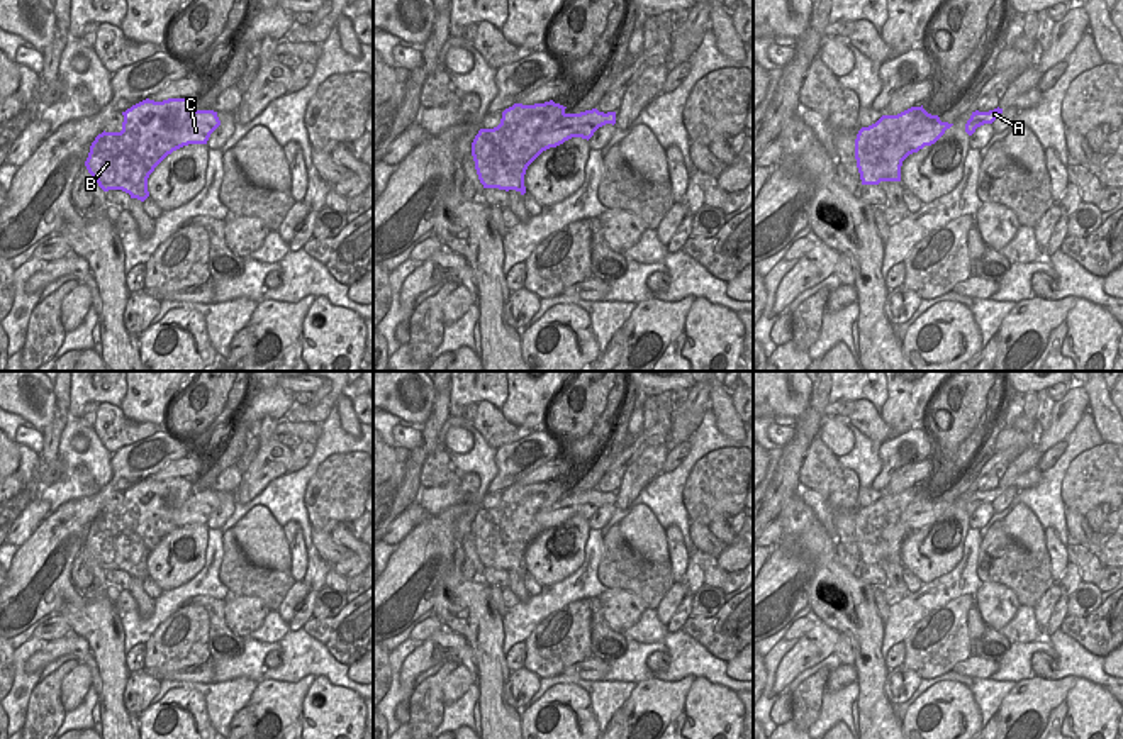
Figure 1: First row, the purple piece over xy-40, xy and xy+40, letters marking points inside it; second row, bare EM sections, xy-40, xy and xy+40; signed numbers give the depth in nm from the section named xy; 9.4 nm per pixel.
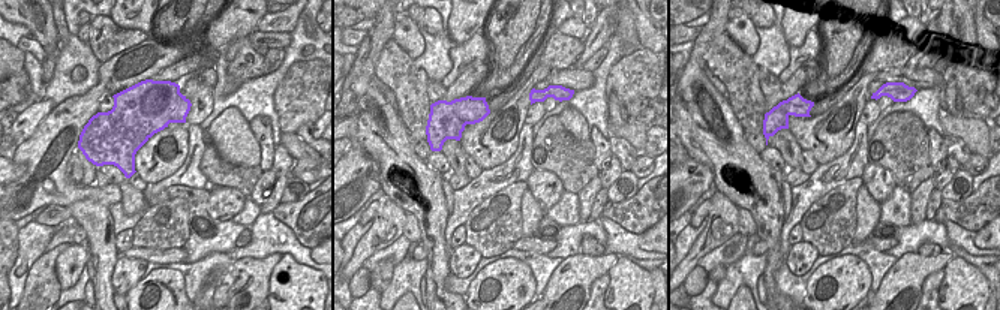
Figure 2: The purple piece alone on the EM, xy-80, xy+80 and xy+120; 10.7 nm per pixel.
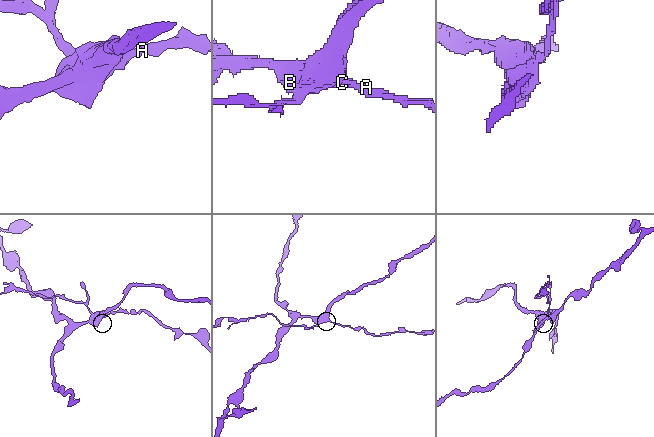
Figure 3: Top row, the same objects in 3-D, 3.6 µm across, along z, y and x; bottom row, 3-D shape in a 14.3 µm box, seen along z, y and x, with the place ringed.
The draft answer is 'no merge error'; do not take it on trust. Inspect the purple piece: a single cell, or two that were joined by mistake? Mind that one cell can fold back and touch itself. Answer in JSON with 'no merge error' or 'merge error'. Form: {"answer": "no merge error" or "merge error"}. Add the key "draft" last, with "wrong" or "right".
{"answer": "merge error", "draft": "wrong"}

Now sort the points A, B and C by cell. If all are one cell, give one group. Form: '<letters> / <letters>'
A C / B

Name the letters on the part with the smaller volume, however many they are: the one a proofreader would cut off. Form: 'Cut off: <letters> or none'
Cut off: A, C

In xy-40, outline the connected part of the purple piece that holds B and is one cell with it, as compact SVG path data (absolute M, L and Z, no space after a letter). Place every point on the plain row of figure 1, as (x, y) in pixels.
M142 480L126 492L120 512L102 512L90 525L85 546L103 571L122 570L144 581L148 558L176 525L176 514L197 492L195 480Z

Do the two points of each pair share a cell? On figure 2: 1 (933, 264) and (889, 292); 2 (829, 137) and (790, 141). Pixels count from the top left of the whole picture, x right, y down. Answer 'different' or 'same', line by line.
1: same
2: same

